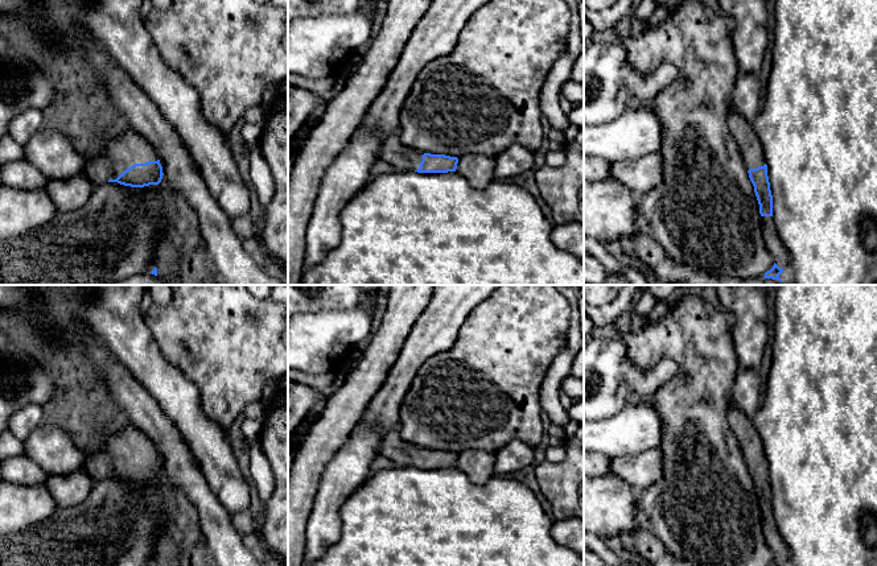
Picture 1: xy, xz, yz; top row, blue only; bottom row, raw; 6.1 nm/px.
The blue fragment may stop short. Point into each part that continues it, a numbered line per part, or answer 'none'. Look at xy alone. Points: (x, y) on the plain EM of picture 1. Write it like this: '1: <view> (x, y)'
1: xy (116, 450)
2: xy (167, 548)

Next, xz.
1: xz (402, 454)

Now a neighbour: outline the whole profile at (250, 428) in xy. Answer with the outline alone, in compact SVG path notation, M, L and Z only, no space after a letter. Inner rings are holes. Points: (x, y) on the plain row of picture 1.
M246 418L242 422L240 430L250 446L254 446L258 443L262 427L263 427L263 424L252 418Z

